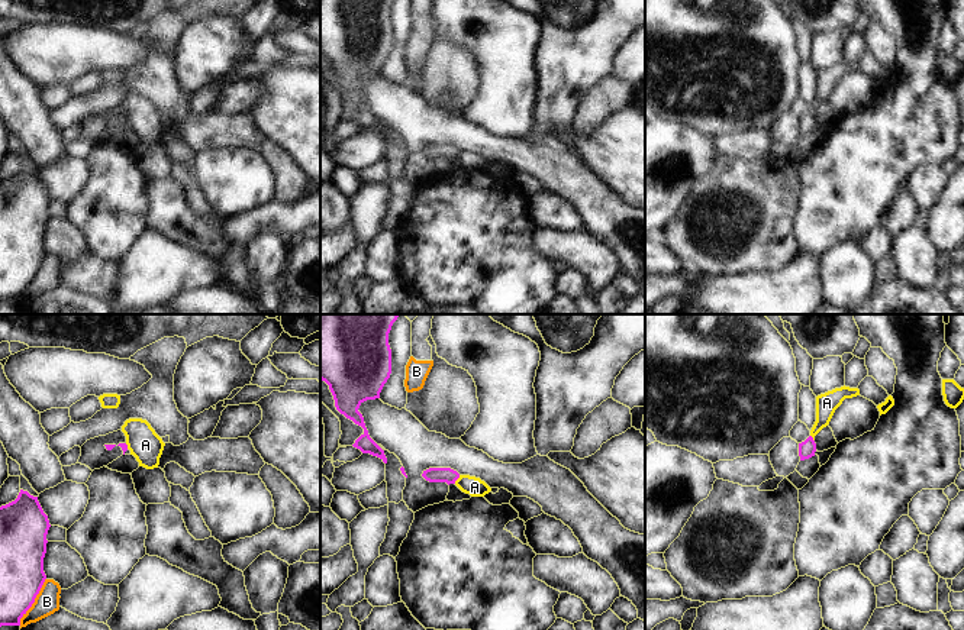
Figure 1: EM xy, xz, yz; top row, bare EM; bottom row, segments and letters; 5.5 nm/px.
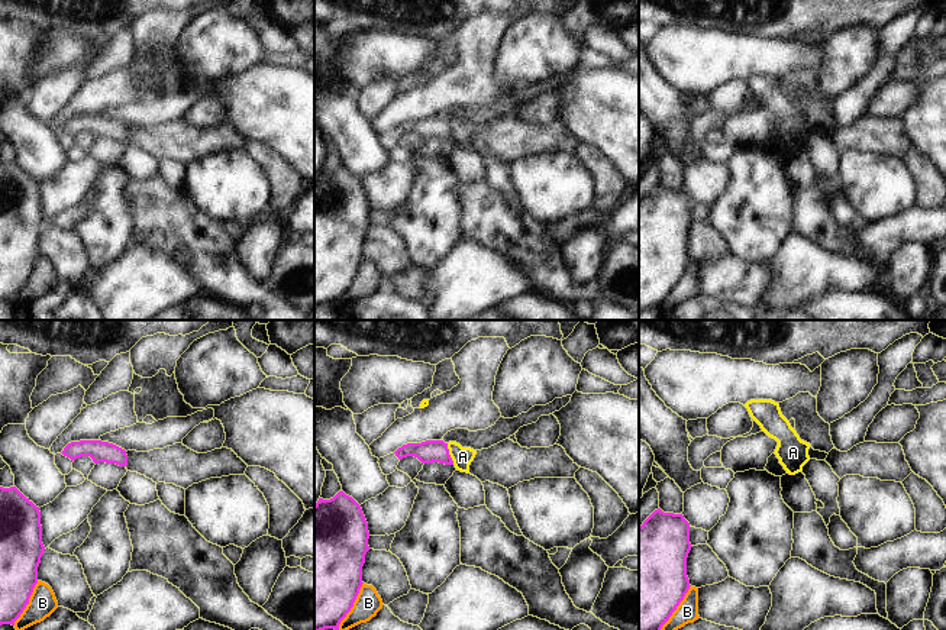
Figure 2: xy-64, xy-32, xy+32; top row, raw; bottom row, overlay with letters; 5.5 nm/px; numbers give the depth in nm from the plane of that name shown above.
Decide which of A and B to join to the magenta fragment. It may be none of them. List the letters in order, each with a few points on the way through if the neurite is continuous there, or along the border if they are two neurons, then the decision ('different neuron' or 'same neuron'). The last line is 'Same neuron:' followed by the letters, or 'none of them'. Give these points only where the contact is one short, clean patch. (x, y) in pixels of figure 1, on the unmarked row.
A: border xz (460, 151), (454, 158); different neuron
B: different neuron
Same neuron: none of them

